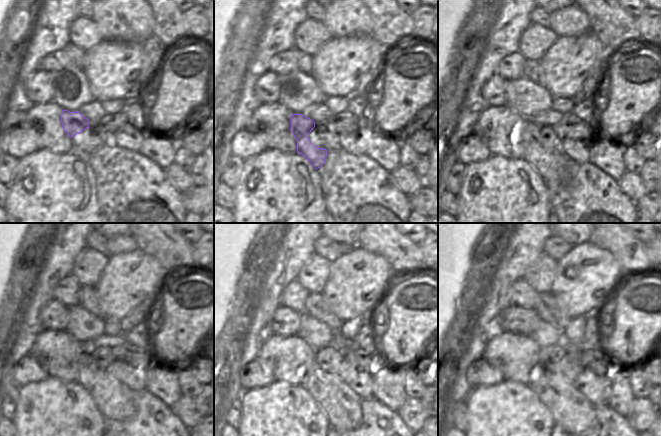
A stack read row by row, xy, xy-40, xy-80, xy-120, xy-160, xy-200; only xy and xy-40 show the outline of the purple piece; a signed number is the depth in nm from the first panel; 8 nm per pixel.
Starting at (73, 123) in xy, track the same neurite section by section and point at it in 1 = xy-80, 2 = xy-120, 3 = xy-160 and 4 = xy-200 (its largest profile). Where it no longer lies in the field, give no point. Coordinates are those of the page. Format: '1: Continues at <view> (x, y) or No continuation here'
1: Continues at xy-80 (549, 163)
2: Continues at xy-120 (114, 399)
3: Continues at xy-160 (342, 407)
4: Continues at xy-200 (570, 410)

